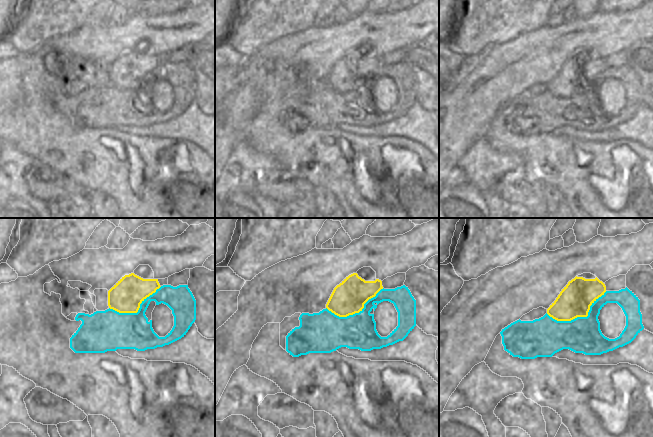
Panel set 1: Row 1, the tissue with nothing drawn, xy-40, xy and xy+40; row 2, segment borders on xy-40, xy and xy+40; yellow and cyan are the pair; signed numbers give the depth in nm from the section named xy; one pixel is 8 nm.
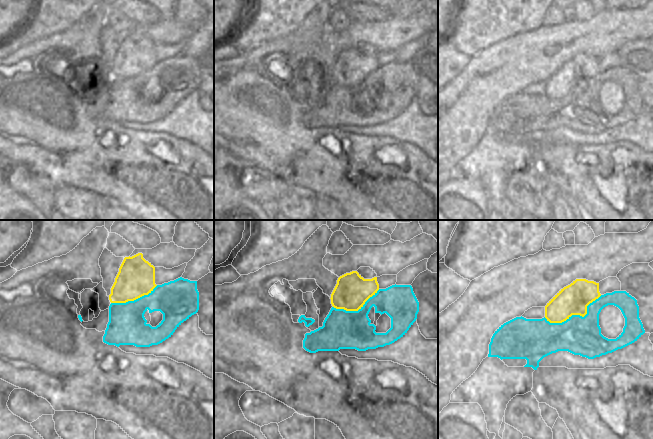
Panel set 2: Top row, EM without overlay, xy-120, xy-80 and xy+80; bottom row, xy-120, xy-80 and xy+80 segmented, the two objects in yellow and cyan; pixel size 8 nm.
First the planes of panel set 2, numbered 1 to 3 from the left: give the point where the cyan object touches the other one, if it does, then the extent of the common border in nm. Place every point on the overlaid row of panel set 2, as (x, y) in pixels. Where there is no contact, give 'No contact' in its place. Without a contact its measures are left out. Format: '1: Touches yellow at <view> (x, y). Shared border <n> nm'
1: Touches yellow at xy-120 (134, 299). Shared border 400 nm
2: Touches yellow at xy-80 (356, 310). Shared border 400 nm
3: Touches yellow at xy+80 (575, 314). Shared border 500 nm

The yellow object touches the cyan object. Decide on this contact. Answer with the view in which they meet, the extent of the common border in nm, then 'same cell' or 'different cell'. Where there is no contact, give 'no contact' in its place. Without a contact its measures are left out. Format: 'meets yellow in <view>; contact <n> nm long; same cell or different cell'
meets yellow in xy+40; contact 500 nm long; different cell

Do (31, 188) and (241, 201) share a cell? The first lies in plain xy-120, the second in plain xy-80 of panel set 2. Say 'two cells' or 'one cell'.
two cells

